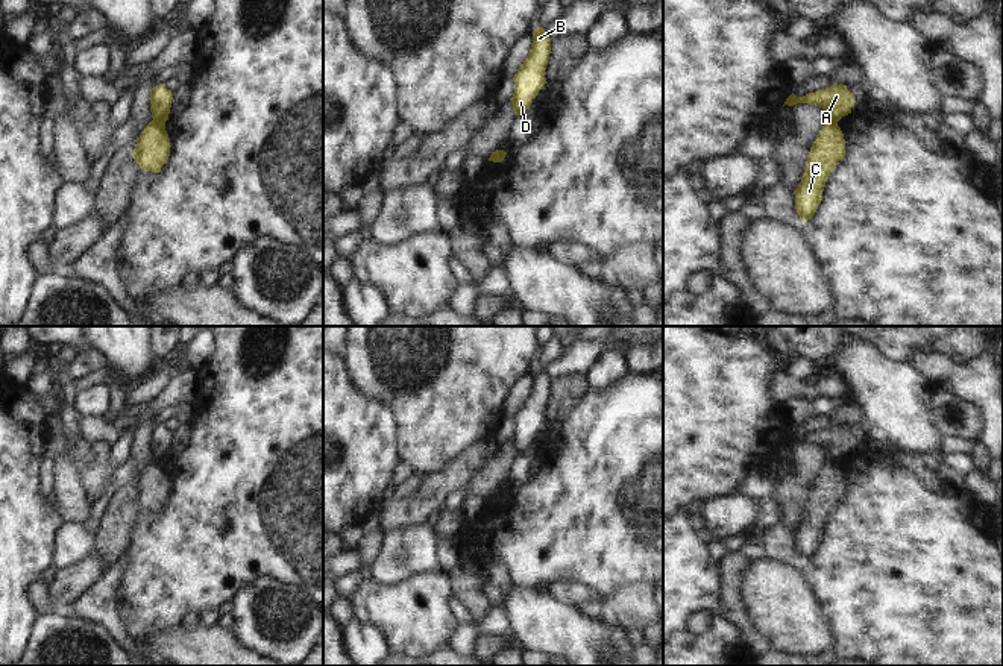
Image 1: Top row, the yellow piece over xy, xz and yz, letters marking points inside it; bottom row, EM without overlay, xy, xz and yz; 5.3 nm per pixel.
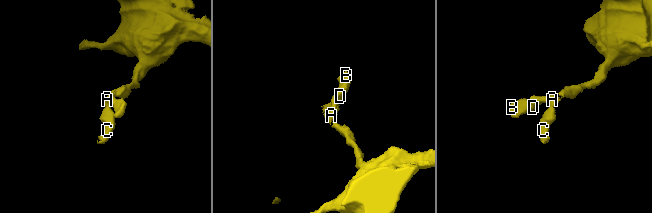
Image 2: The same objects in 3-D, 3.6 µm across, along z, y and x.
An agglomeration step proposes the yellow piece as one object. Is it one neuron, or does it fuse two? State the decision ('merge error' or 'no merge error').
merge error

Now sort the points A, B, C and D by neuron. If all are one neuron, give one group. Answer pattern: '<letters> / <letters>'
A B D / C

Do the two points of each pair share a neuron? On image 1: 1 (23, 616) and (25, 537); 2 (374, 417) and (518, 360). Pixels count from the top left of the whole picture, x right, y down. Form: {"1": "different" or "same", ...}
{"1": "same", "2": "different"}

